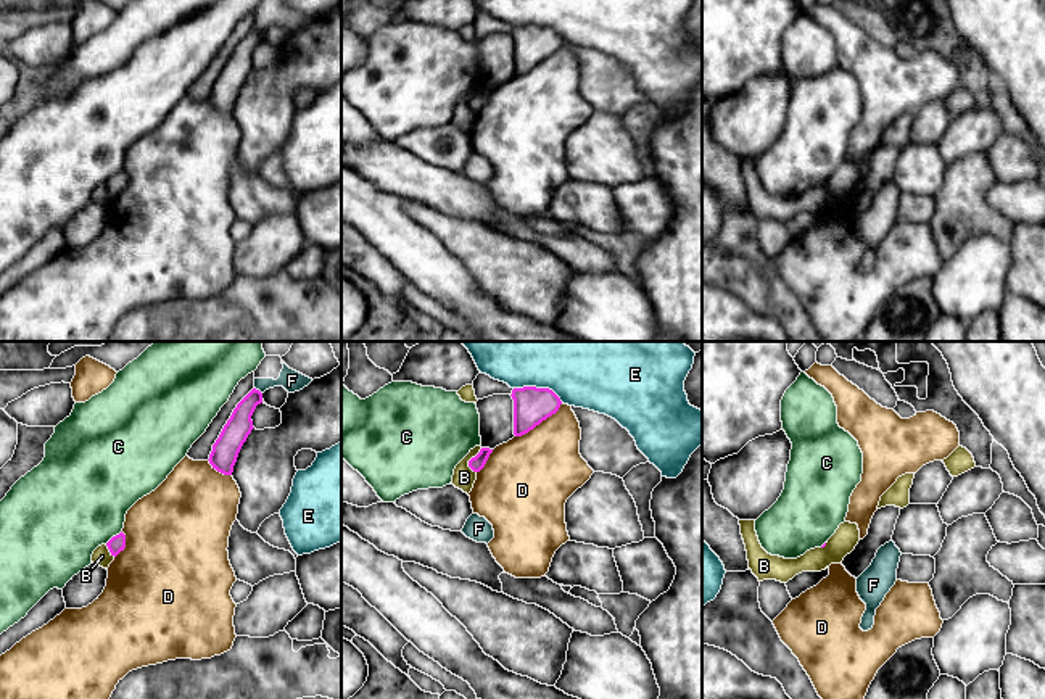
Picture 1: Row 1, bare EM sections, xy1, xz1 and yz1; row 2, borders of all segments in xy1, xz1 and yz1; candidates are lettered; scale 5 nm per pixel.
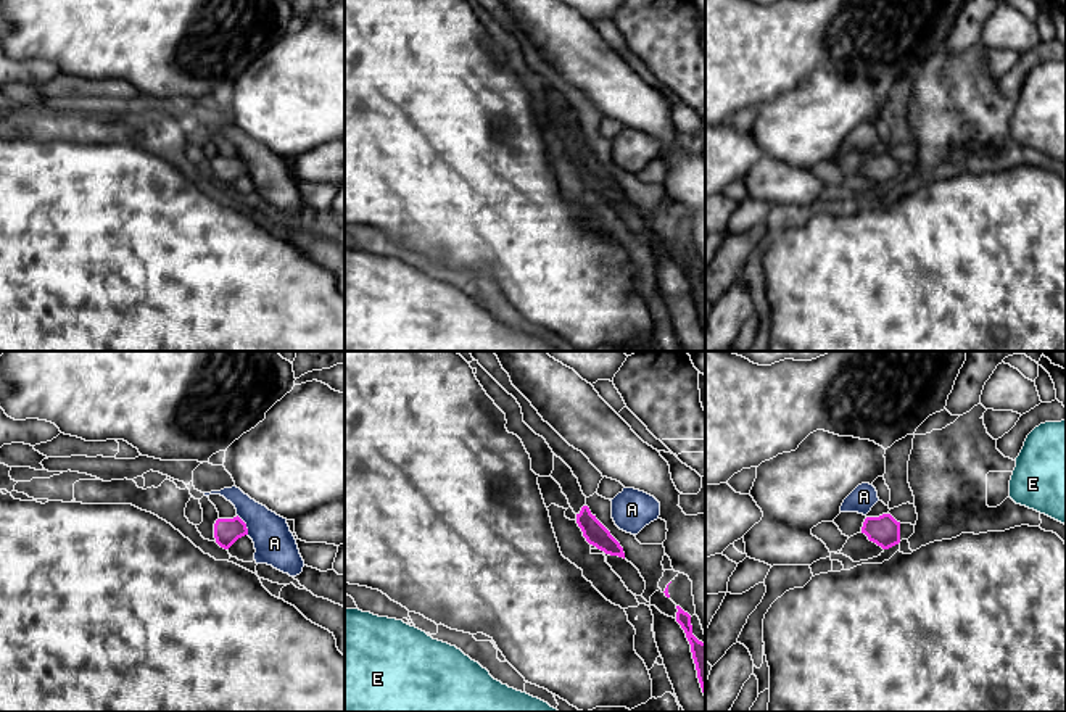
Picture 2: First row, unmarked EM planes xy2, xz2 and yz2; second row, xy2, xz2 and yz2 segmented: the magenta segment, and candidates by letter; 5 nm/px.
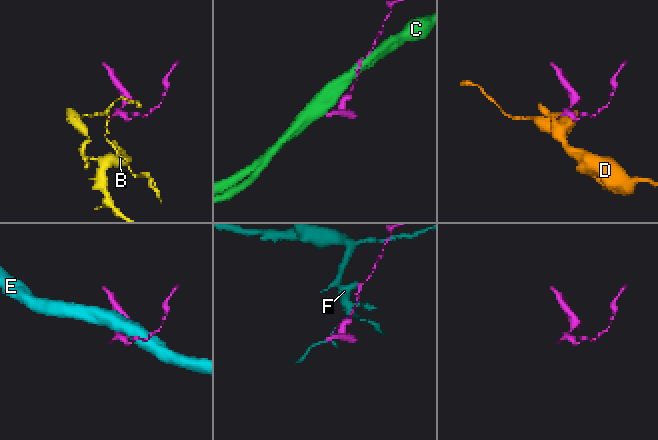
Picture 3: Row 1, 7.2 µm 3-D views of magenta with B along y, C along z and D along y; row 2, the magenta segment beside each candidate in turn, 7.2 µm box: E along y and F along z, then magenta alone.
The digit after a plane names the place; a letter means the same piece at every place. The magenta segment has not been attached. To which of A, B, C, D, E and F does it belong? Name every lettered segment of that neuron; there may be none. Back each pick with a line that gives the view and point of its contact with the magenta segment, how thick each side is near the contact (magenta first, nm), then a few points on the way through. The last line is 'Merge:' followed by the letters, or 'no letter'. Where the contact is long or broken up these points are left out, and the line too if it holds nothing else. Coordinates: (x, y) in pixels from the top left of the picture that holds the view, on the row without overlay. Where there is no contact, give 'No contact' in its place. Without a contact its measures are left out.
Merge: no letter

